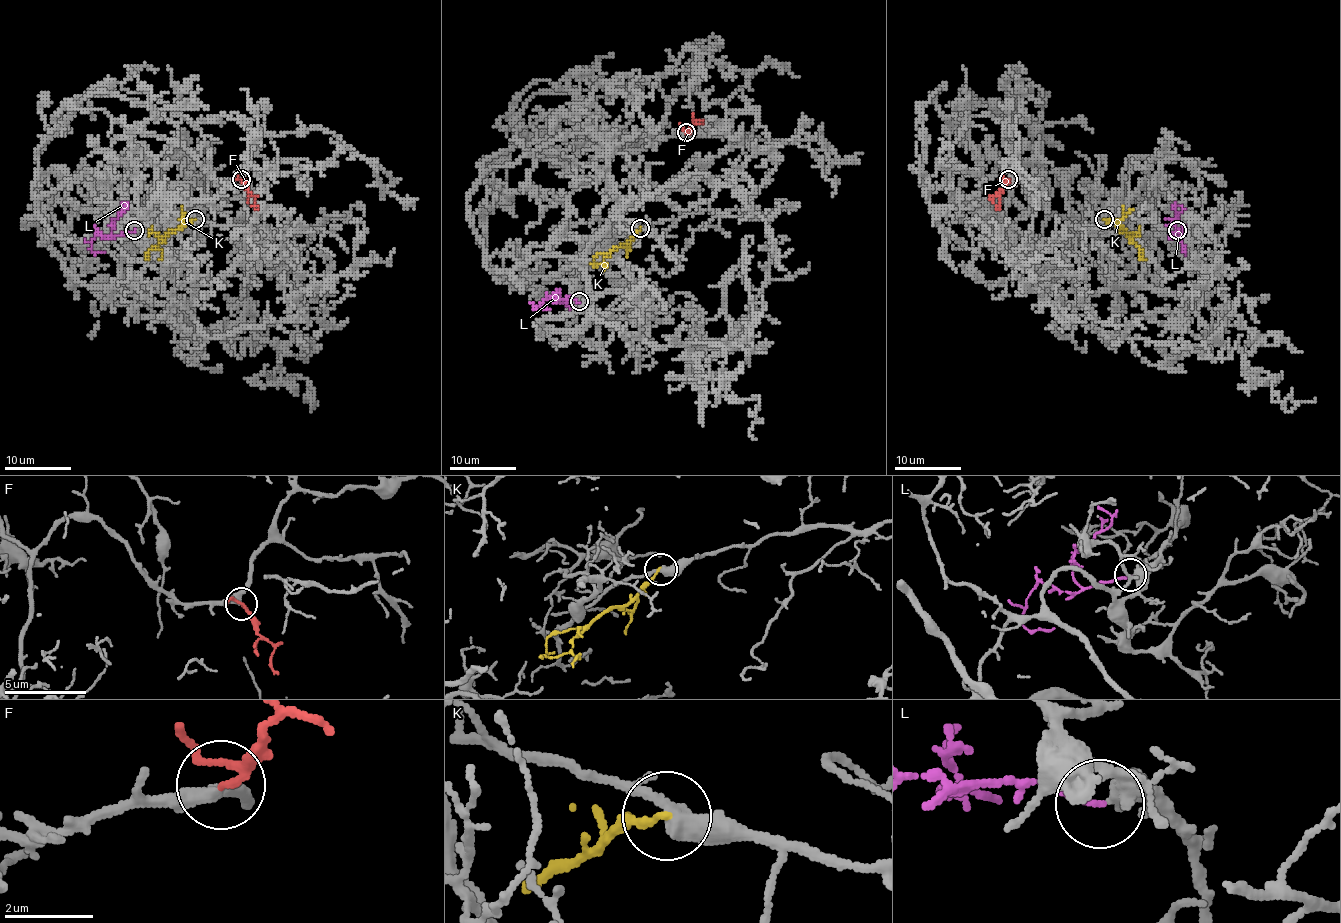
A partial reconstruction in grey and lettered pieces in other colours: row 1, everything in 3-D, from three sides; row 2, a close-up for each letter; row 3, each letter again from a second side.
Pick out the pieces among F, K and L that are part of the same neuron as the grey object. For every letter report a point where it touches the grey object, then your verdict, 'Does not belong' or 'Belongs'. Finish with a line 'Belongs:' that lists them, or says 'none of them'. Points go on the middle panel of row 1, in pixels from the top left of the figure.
F: Touches grey at (686, 132). Does not belong
K: Touches grey at (640, 228). Does not belong
L: Touches grey at (579, 301). Belongs
Belongs: L

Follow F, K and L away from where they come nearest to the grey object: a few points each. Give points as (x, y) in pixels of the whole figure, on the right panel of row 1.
F: (1008, 180), (998, 193), (997, 208)
K: (1105, 220), (1111, 220), (1140, 248), (1140, 260)
L: (1178, 230), (1173, 236), (1178, 233), (1185, 251)

